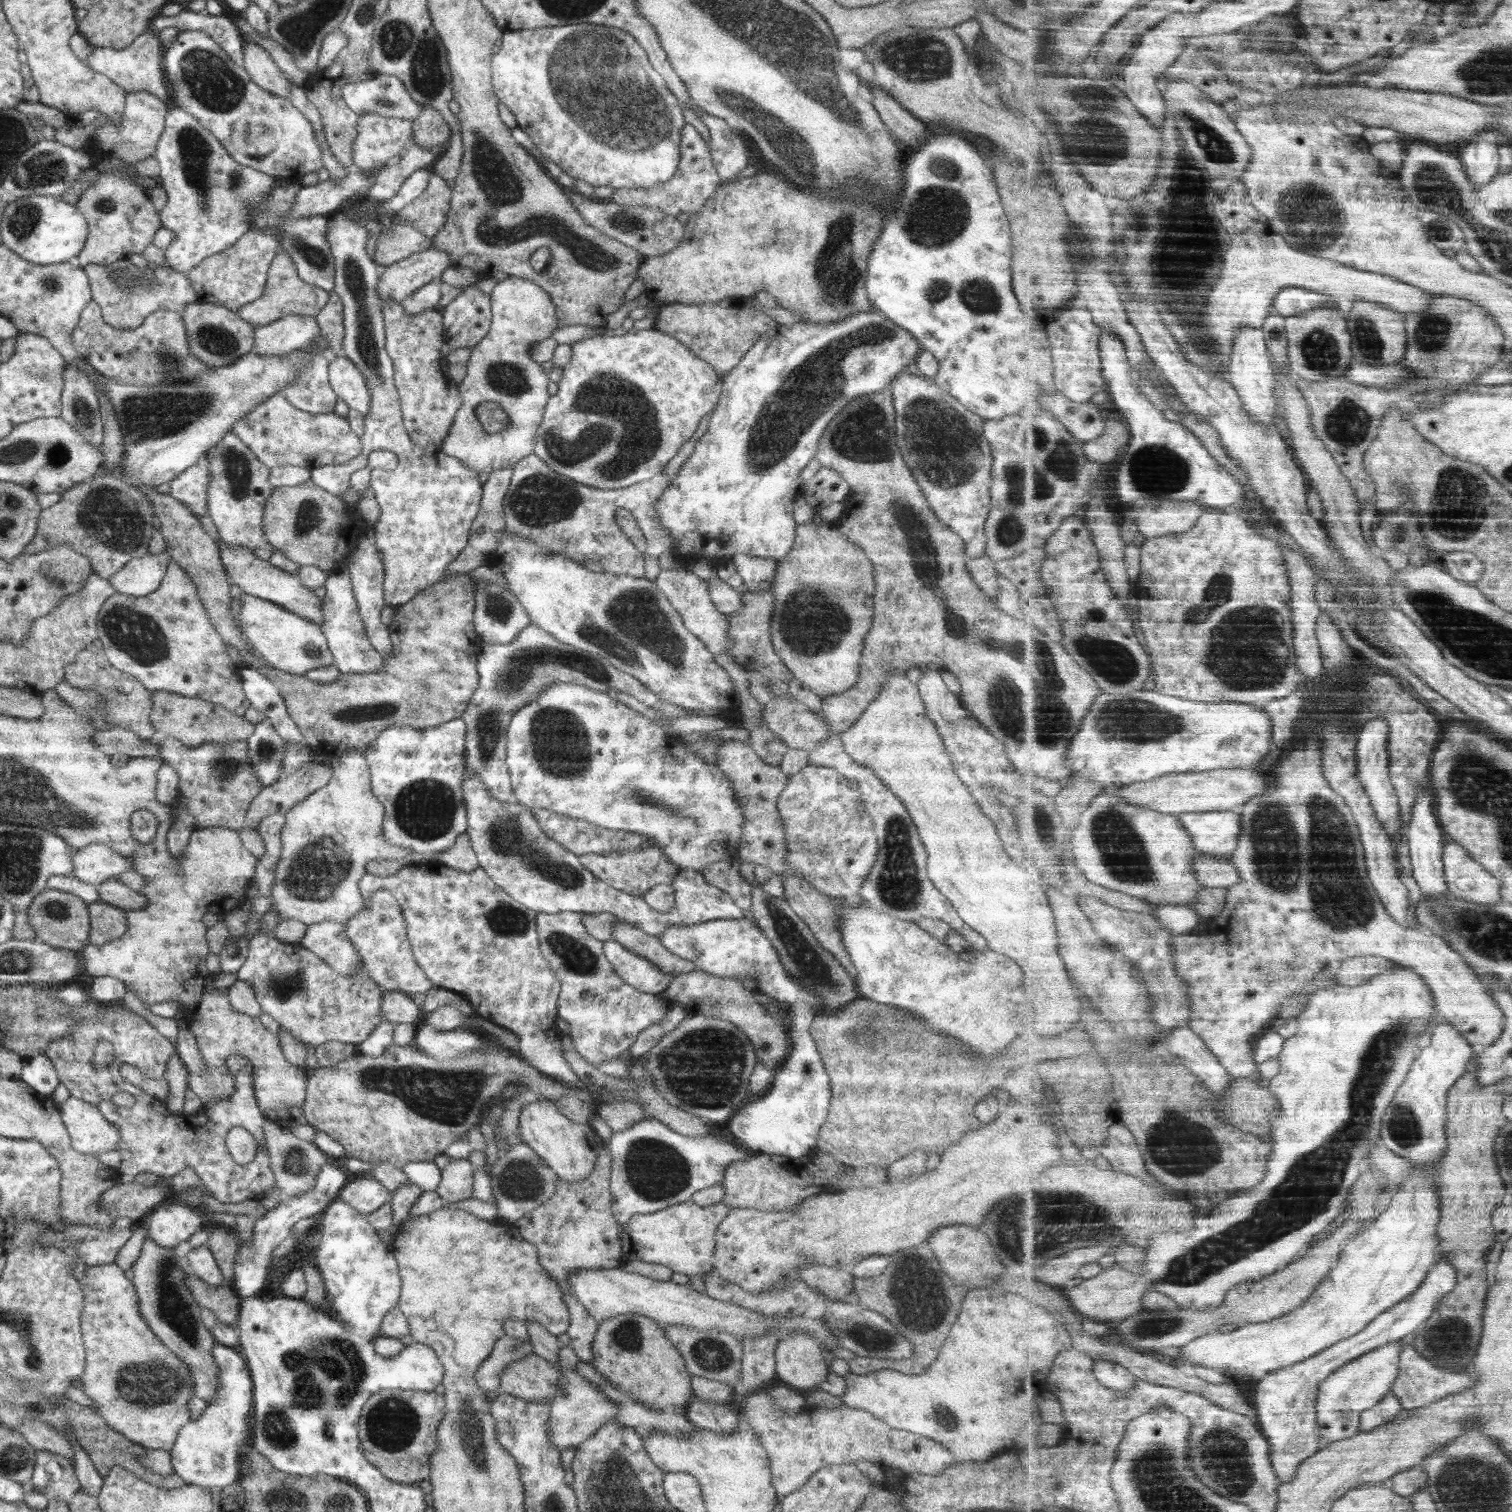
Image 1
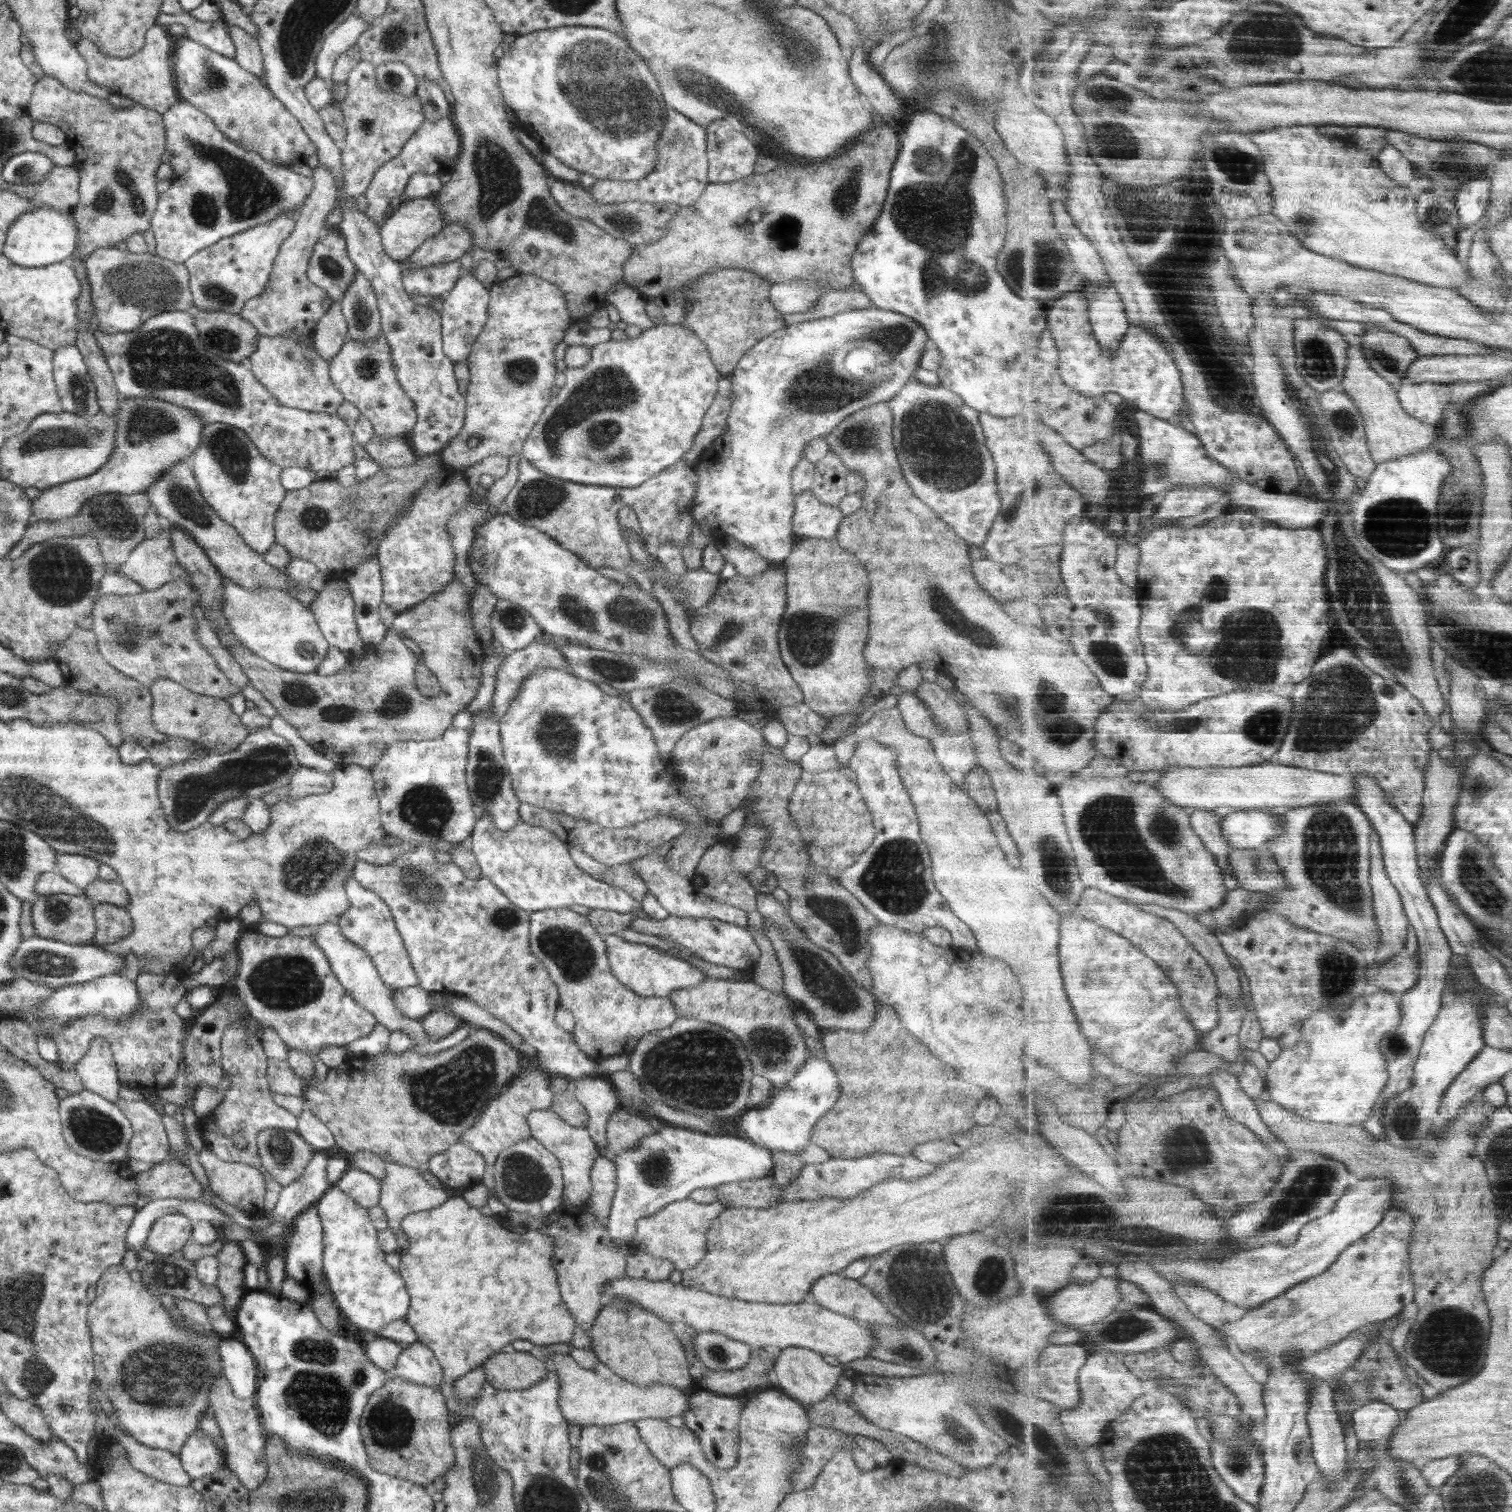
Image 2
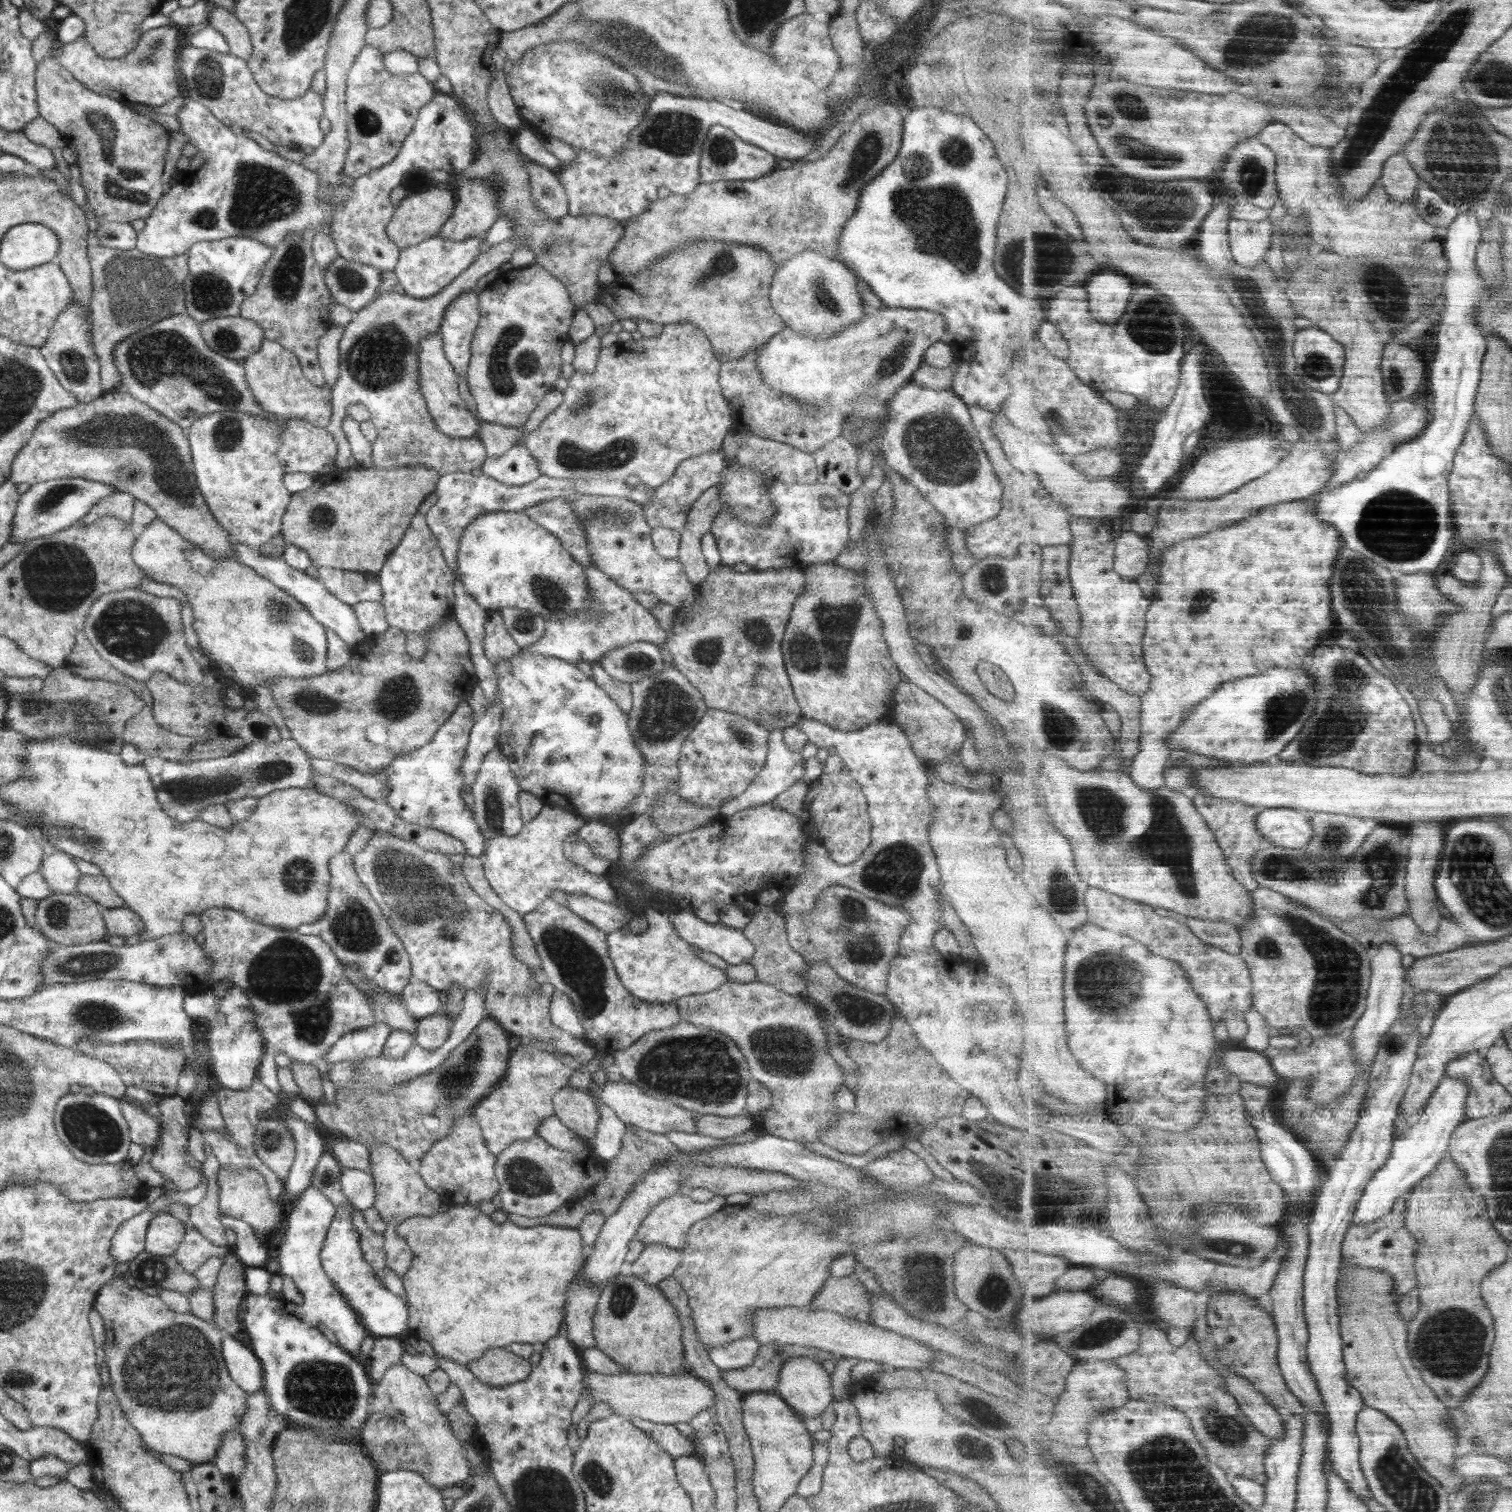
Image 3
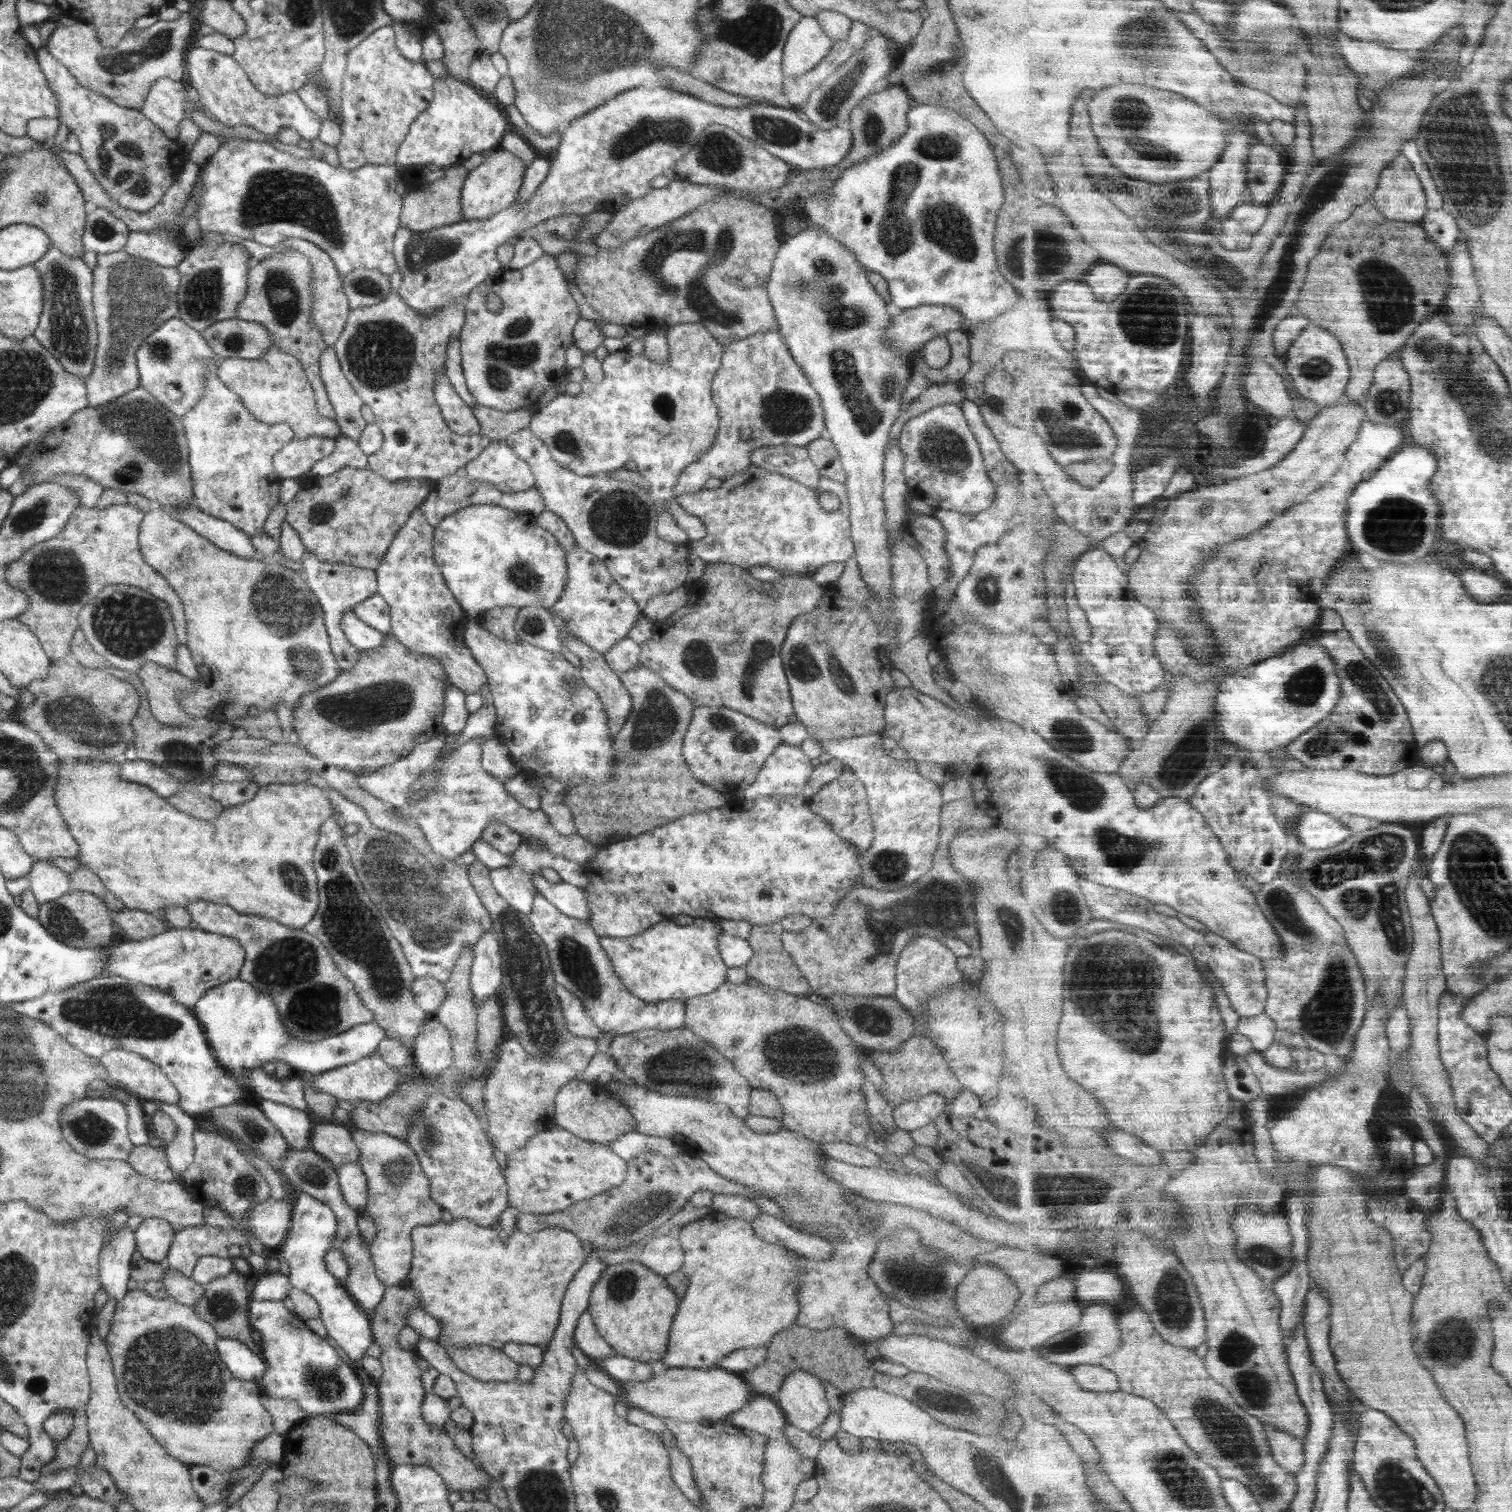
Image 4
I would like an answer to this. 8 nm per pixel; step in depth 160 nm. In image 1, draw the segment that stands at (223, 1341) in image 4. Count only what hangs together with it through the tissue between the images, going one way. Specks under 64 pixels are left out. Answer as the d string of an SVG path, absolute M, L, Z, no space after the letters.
M216 1343L211 1353L219 1368L217 1393L196 1420L190 1420L180 1428L169 1451L175 1474L185 1484L207 1489L224 1488L240 1480L240 1448L247 1433L247 1416L253 1408L254 1388L247 1362L238 1350Z

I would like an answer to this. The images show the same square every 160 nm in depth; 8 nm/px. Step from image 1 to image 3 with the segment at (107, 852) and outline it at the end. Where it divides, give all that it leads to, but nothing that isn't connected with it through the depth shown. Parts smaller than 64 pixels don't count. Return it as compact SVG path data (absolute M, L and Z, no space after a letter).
M54 850L42 859L40 874L51 886L53 894L75 894L81 872L72 855Z

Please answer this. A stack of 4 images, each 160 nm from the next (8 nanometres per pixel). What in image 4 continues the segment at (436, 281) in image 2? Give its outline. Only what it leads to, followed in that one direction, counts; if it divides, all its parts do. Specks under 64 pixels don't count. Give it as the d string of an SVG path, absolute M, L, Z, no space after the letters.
M652 86L650 89L646 87L633 88L632 90L627 90L626 92L623 92L622 94L619 94L610 100L604 101L604 104L597 106L594 110L591 110L590 112L580 117L576 117L574 120L570 121L562 127L561 139L559 145L555 149L556 154L554 154L554 158L552 158L552 162L550 162L550 170L548 171L546 178L543 180L543 183L538 187L538 190L531 196L531 198L529 198L529 200L525 200L523 204L517 204L517 202L514 201L514 203L511 203L508 208L498 212L498 215L494 214L494 216L486 218L482 221L460 220L455 224L448 224L444 227L434 228L432 231L415 234L412 231L406 230L406 228L398 228L396 237L394 237L393 241L393 254L397 262L397 271L402 273L402 285L396 291L397 295L400 296L400 298L402 298L402 300L404 300L404 302L406 302L409 307L412 307L415 311L421 312L423 315L432 315L439 308L448 305L459 305L460 303L464 304L470 291L478 286L478 284L484 282L484 280L489 279L490 276L493 276L502 270L500 261L496 256L496 250L502 244L512 240L512 238L519 238L520 234L522 234L522 232L525 230L539 226L544 221L552 217L558 217L558 214L585 215L586 213L594 213L597 211L610 212L613 214L618 213L618 211L624 209L626 204L628 204L631 200L636 200L637 198L646 196L646 193L651 191L652 180L654 180L656 176L666 176L666 178L671 181L678 180L677 174L675 173L675 164L689 151L690 147L694 146L698 142L699 135L704 132L704 129L708 125L722 125L735 130L744 138L747 138L748 140L755 142L758 146L765 148L768 152L770 152L770 154L777 156L780 158L780 160L786 161L796 171L823 169L827 166L837 165L839 162L842 162L842 159L845 158L847 152L852 146L852 133L848 128L845 127L845 125L832 127L828 130L819 129L818 127L815 127L808 119L806 119L796 107L787 109L768 104L756 104L748 105L747 107L732 108L710 104L709 102L700 100L691 94L672 90L670 87Z

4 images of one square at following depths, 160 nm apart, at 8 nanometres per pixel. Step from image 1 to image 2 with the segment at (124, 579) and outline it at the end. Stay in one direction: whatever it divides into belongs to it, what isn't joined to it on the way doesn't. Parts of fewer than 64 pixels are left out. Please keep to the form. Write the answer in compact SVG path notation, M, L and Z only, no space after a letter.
M164 525L152 538L145 537L119 566L119 574L143 586L146 591L156 590L174 579L189 582L187 572L173 553L169 529Z

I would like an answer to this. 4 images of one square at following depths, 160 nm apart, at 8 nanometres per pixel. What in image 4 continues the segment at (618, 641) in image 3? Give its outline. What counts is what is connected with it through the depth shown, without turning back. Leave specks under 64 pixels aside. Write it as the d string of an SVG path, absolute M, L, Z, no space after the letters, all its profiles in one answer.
M578 546L565 552L567 583L562 596L550 613L555 623L565 626L571 634L592 650L606 654L619 640L626 638L637 620L644 616L638 603L611 577L609 570L595 556Z

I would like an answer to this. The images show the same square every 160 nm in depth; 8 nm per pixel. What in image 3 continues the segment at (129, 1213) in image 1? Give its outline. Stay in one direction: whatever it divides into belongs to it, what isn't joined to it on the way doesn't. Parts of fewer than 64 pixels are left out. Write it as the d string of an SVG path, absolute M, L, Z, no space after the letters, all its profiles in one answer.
M179 1095L172 1097L162 1097L162 1101L159 1103L159 1108L162 1115L158 1117L161 1133L157 1139L157 1144L153 1149L153 1156L149 1163L152 1165L152 1169L164 1174L166 1182L172 1182L176 1189L180 1191L188 1191L197 1187L201 1181L202 1176L200 1172L192 1170L187 1163L185 1157L185 1148L187 1148L188 1133L192 1126L186 1116L185 1106L186 1101Z

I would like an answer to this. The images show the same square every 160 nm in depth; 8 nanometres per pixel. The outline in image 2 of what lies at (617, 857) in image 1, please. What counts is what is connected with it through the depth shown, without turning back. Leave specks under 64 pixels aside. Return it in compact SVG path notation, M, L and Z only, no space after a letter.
M573 846L569 849L572 860L586 874L597 877L598 880L606 881L614 887L625 890L634 900L640 904L646 893L649 892L648 887L642 878L637 875L632 867L632 863L622 863L616 866L606 866L590 855L587 855L579 846Z

